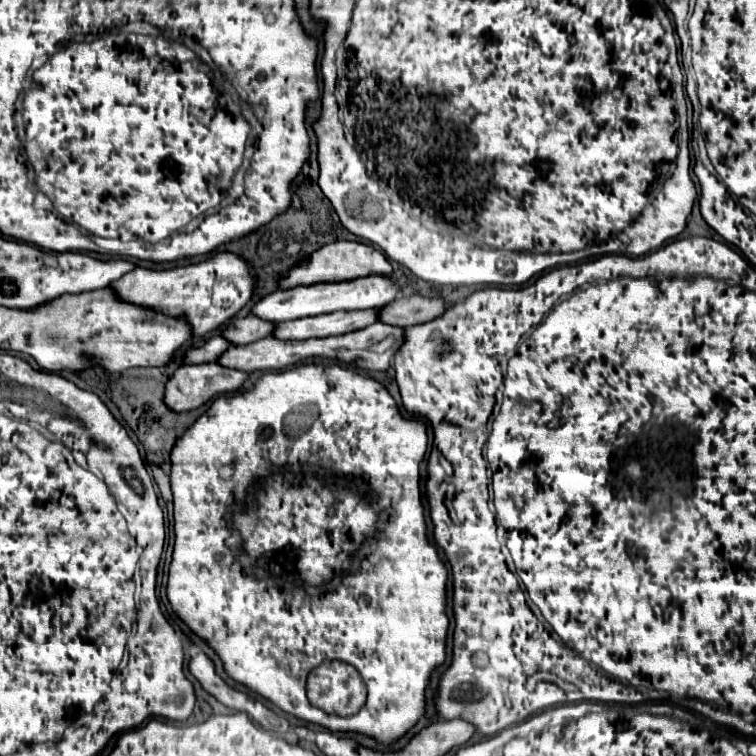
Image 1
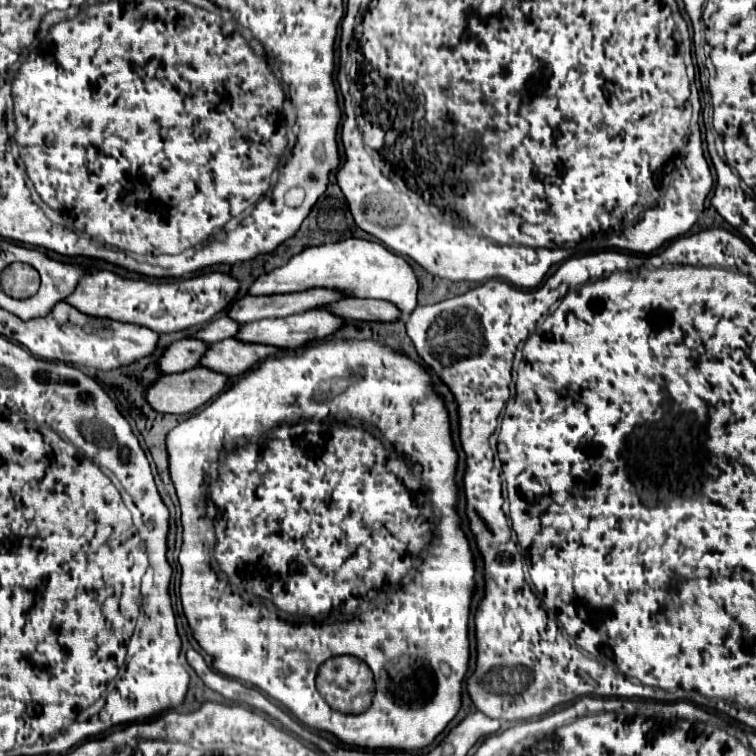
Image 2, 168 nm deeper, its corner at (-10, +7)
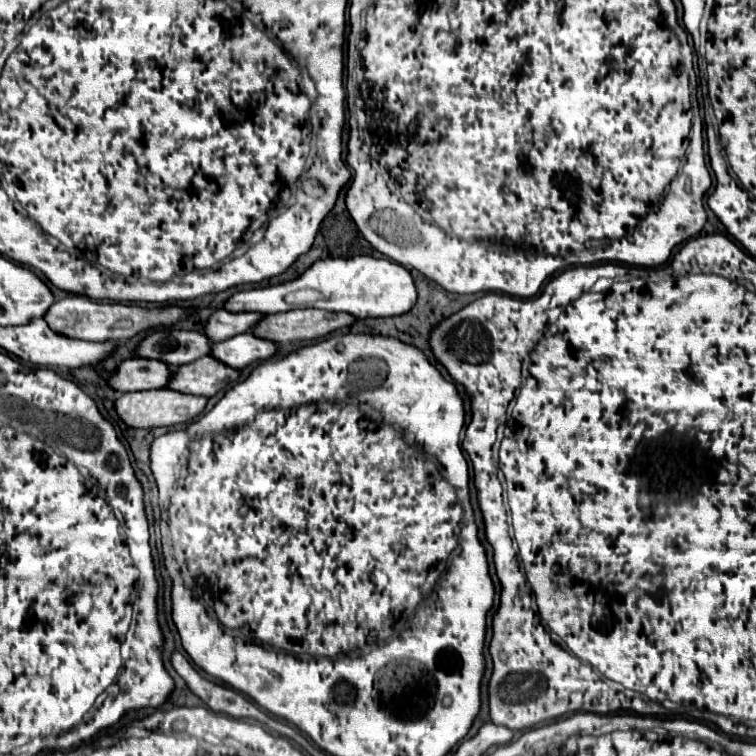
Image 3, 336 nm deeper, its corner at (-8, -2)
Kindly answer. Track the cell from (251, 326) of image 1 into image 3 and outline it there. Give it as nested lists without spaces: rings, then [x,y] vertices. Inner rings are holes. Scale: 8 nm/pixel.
[[[159,329],[139,345],[139,357],[161,359],[171,367],[191,363],[211,353],[211,341],[199,331],[185,329]]]

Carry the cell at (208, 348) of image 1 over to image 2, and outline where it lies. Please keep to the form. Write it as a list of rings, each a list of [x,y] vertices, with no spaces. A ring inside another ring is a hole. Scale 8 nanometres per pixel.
[[[195,338],[177,340],[157,360],[157,368],[161,374],[179,374],[179,372],[191,370],[199,364],[205,350],[207,350],[207,344]]]

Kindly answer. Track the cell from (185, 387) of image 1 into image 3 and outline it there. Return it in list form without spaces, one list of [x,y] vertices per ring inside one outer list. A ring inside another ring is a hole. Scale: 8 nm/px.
[[[163,387],[163,389],[151,389],[151,391],[125,393],[115,401],[115,409],[119,417],[131,427],[171,427],[171,425],[193,421],[205,409],[207,401],[209,397],[205,395],[189,395],[189,393]]]

